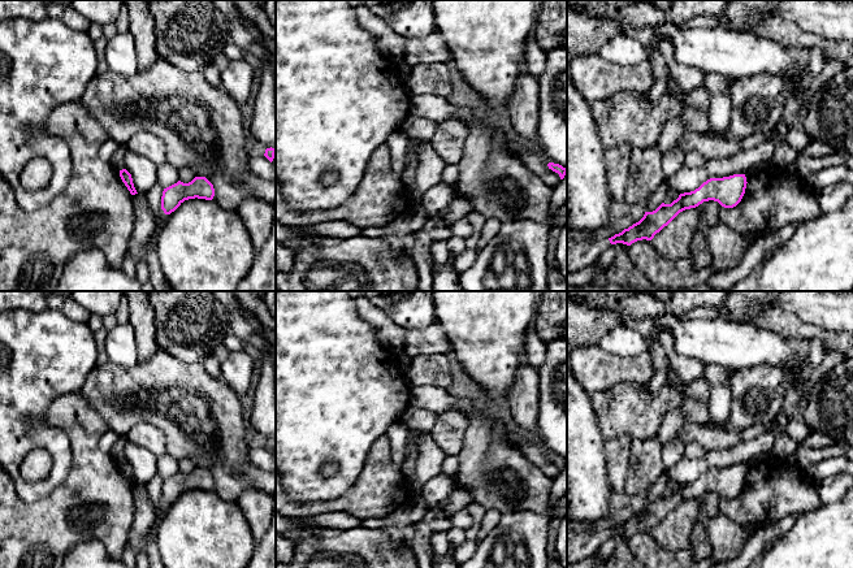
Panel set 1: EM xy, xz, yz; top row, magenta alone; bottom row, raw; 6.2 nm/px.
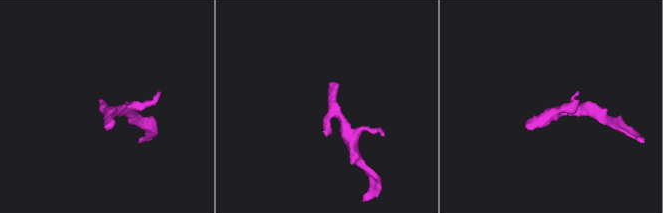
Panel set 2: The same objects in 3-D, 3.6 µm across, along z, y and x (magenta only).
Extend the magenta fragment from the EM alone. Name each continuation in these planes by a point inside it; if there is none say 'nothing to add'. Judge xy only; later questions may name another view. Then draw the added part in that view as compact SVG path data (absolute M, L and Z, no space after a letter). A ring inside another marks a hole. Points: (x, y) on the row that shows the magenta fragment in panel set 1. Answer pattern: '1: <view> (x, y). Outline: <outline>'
nothing to add

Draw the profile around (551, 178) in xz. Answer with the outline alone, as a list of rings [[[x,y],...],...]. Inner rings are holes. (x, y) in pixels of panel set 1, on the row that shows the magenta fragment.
[[[547,165],[536,170],[537,175],[550,187],[555,188],[560,183],[560,177],[558,173],[553,172]]]

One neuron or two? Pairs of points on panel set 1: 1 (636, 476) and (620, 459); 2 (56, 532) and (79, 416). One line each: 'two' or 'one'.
1: two
2: one

